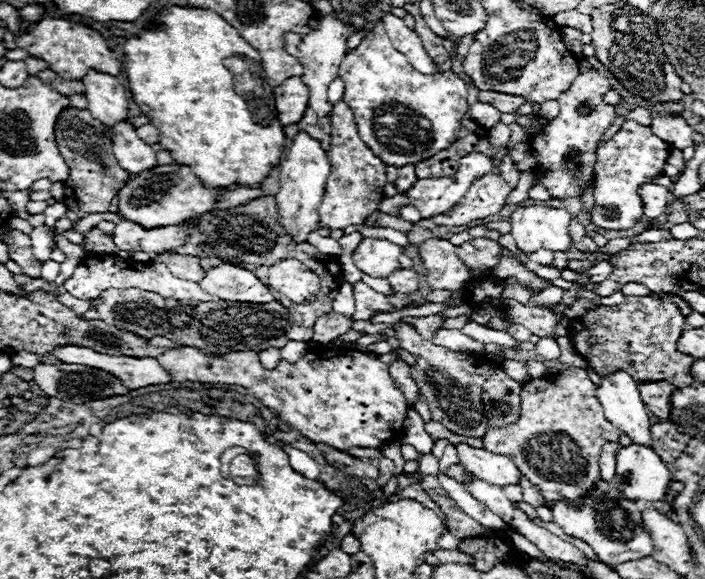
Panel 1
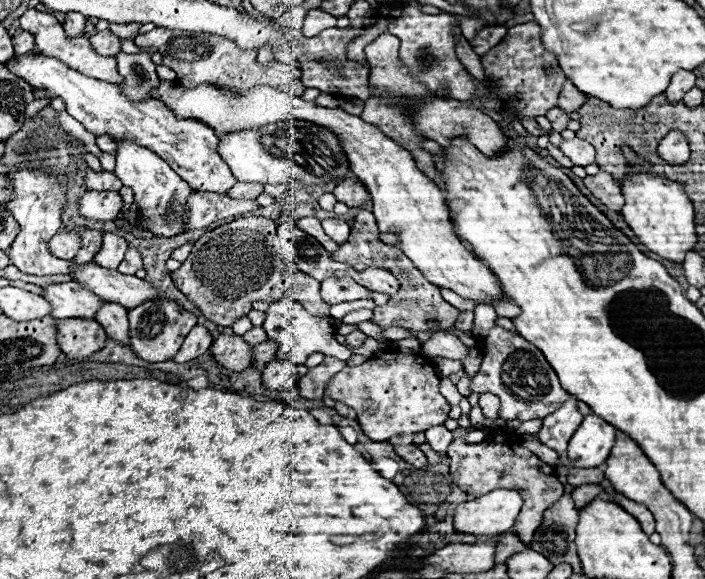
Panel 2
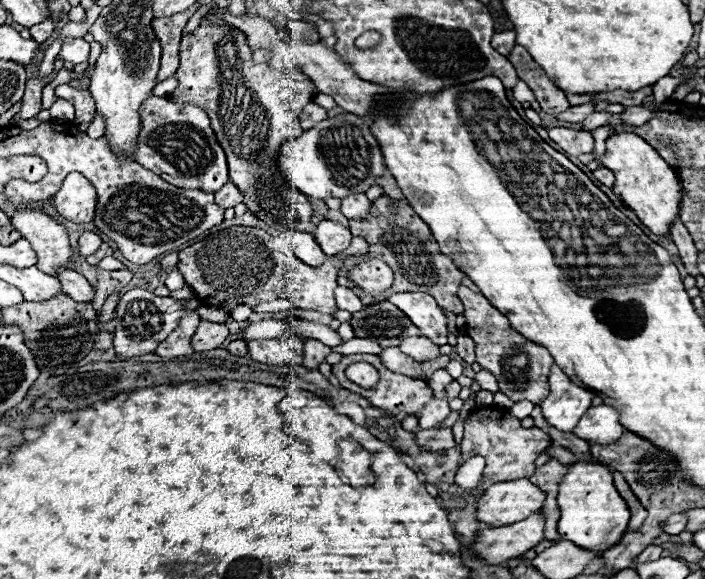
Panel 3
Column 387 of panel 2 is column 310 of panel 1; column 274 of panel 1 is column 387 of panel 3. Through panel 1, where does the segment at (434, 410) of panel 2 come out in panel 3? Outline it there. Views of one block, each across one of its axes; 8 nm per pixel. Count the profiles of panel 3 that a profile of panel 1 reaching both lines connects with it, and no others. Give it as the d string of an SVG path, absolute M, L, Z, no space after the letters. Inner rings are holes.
M350 354L350 356L344 356L338 364L332 366L332 370L334 370L336 378L340 380L342 388L364 396L374 408L382 408L384 412L388 412L388 414L392 414L392 416L400 416L400 418L402 418L402 416L408 416L408 414L418 416L418 414L420 414L420 408L424 408L424 404L428 404L428 400L432 400L432 390L428 388L428 384L426 384L424 380L416 380L416 378L410 378L410 376L404 376L404 374L390 372L390 370L380 362L380 358L378 358L376 354ZM360 360L370 362L370 364L378 370L378 374L380 374L380 382L378 382L378 386L372 388L372 390L360 388L360 386L356 386L354 382L350 382L350 380L344 376L344 370L346 370L352 362L360 362Z

